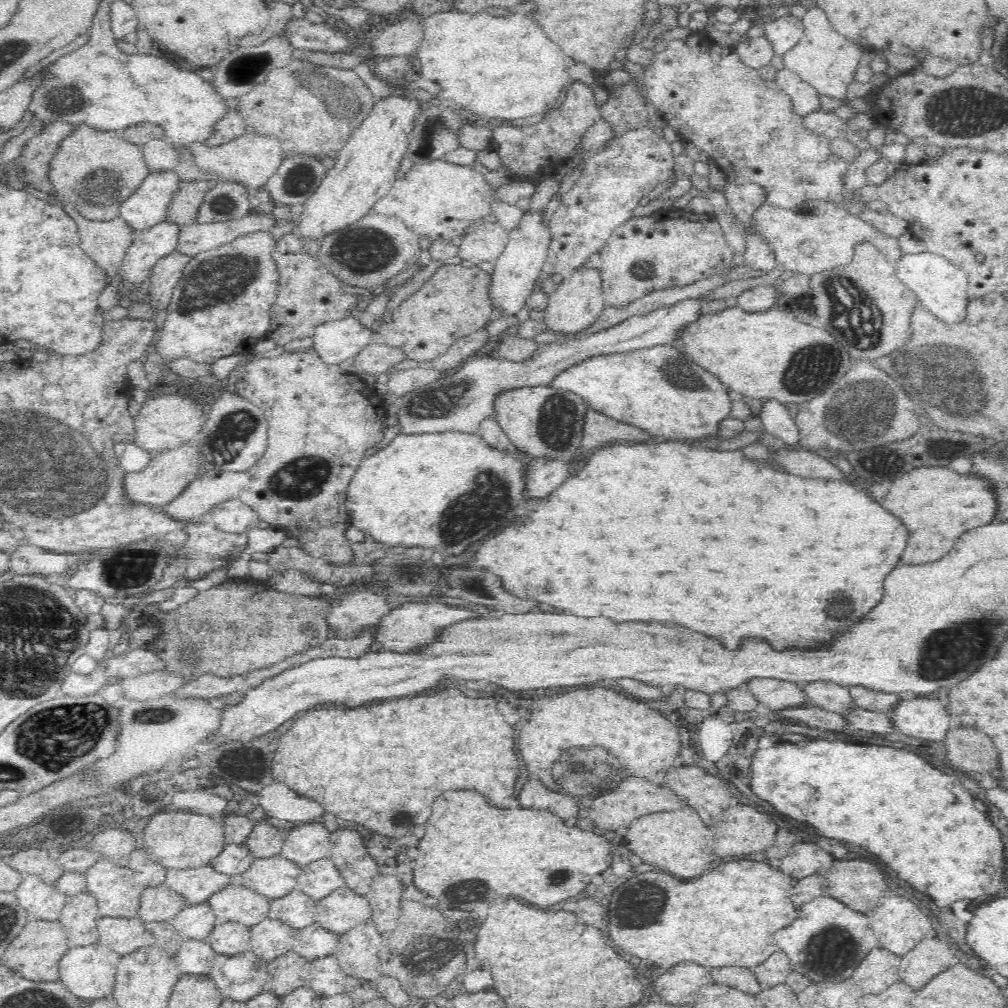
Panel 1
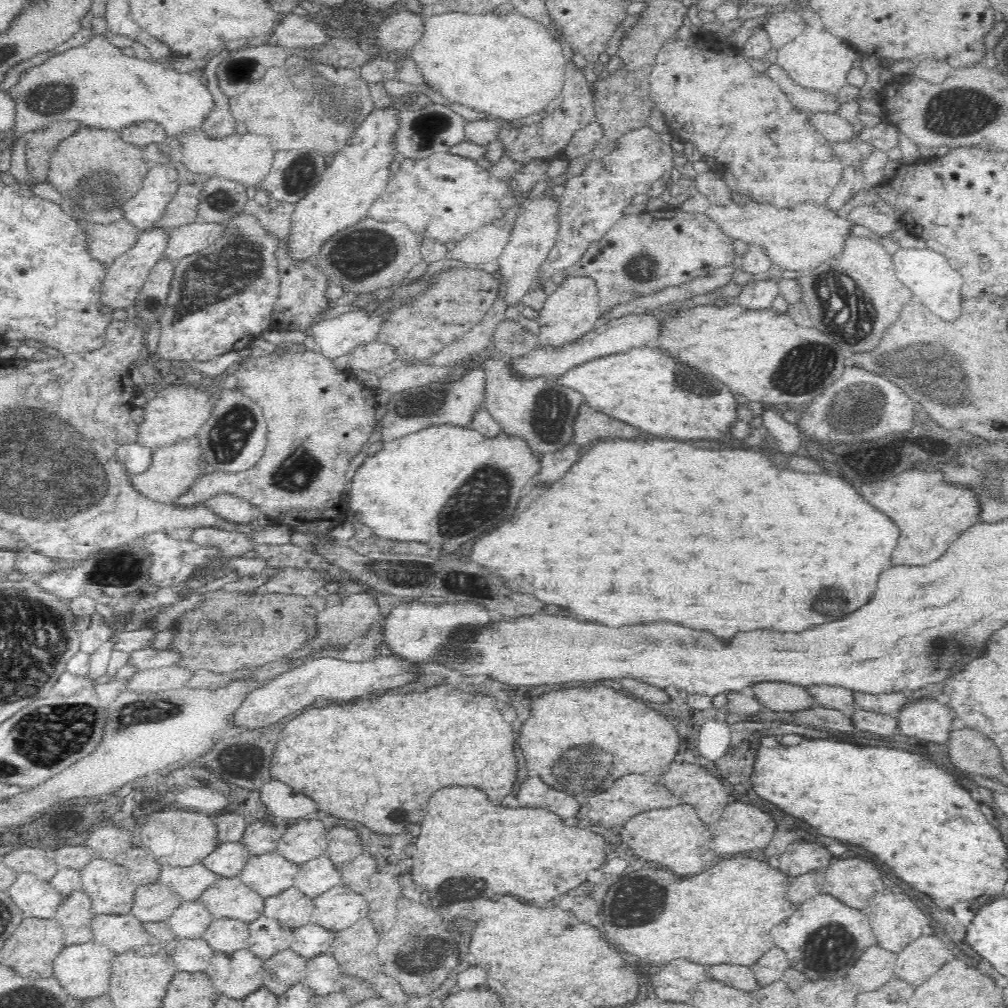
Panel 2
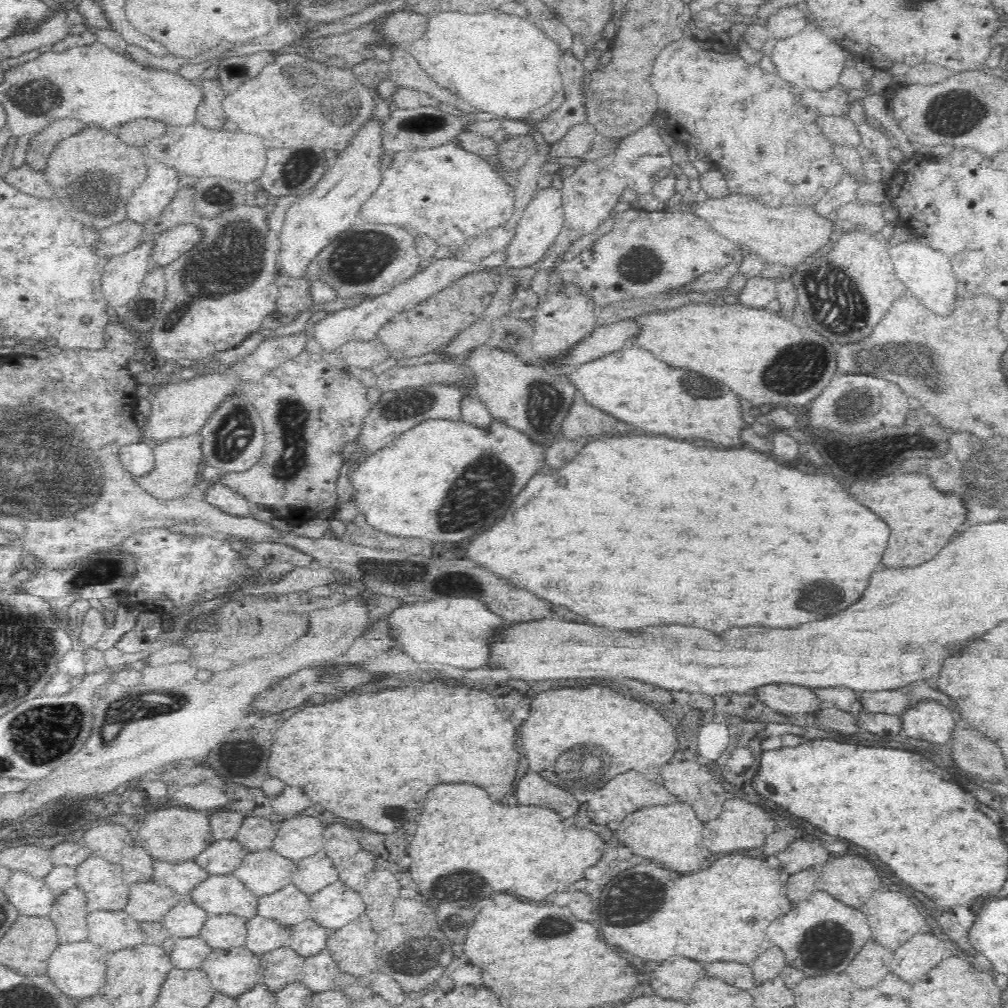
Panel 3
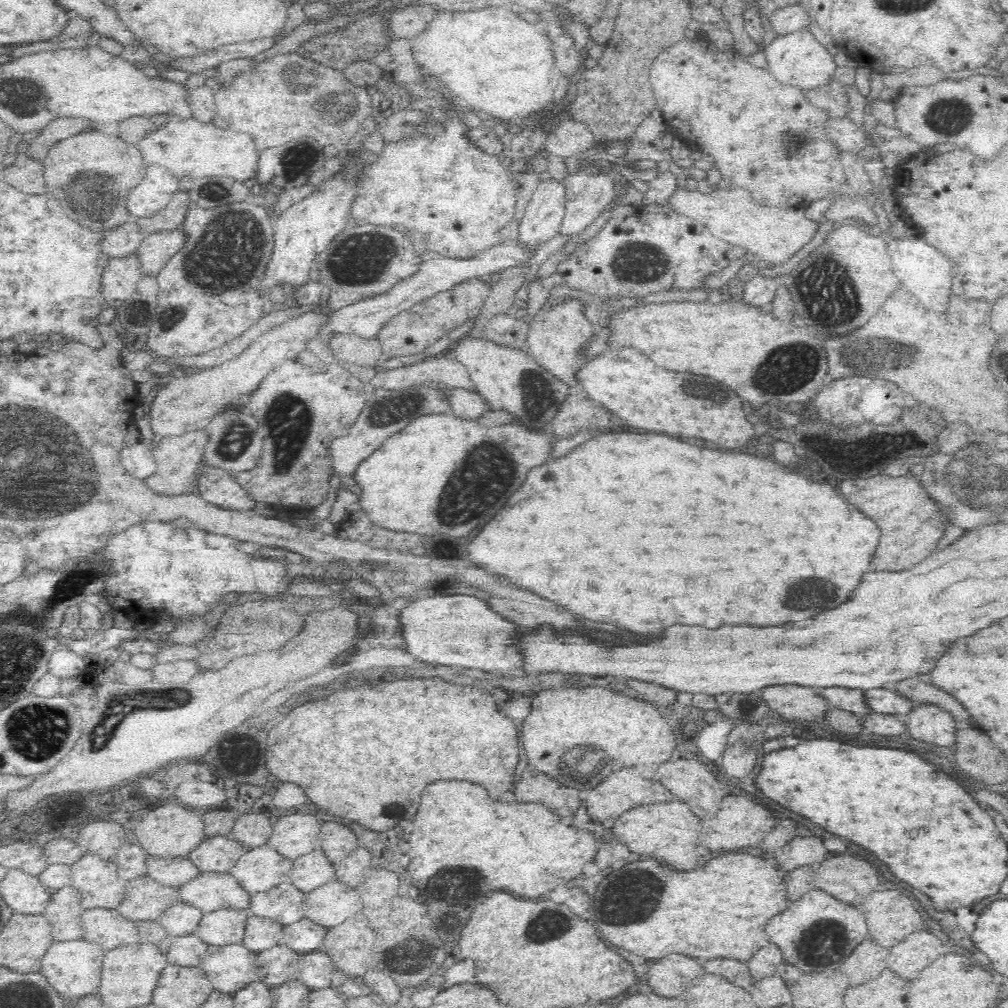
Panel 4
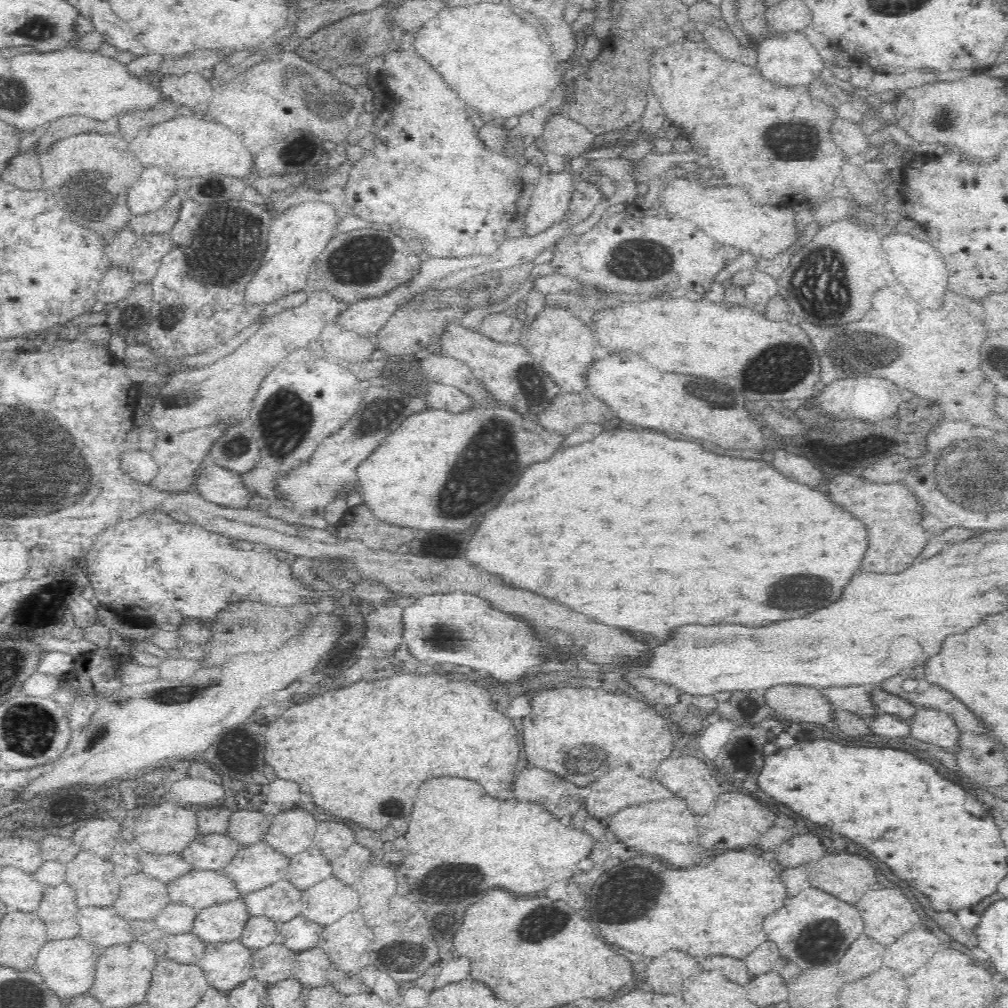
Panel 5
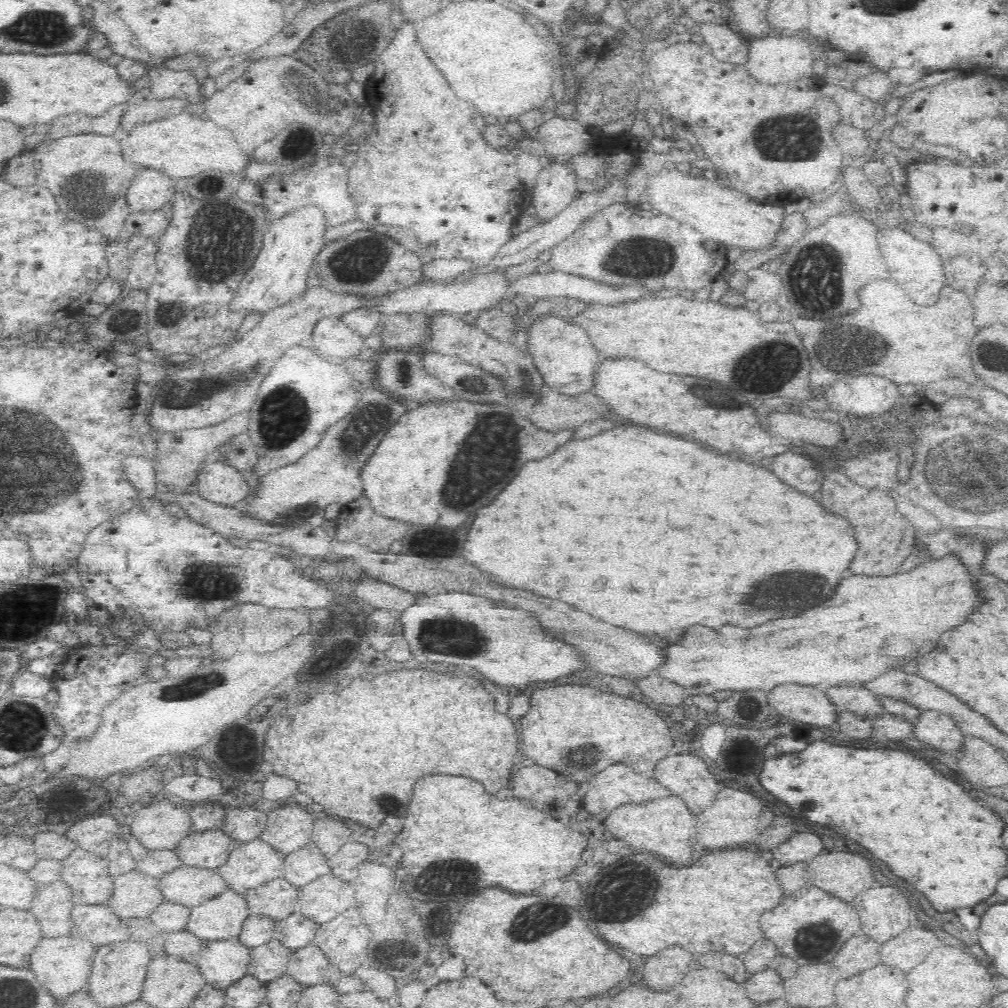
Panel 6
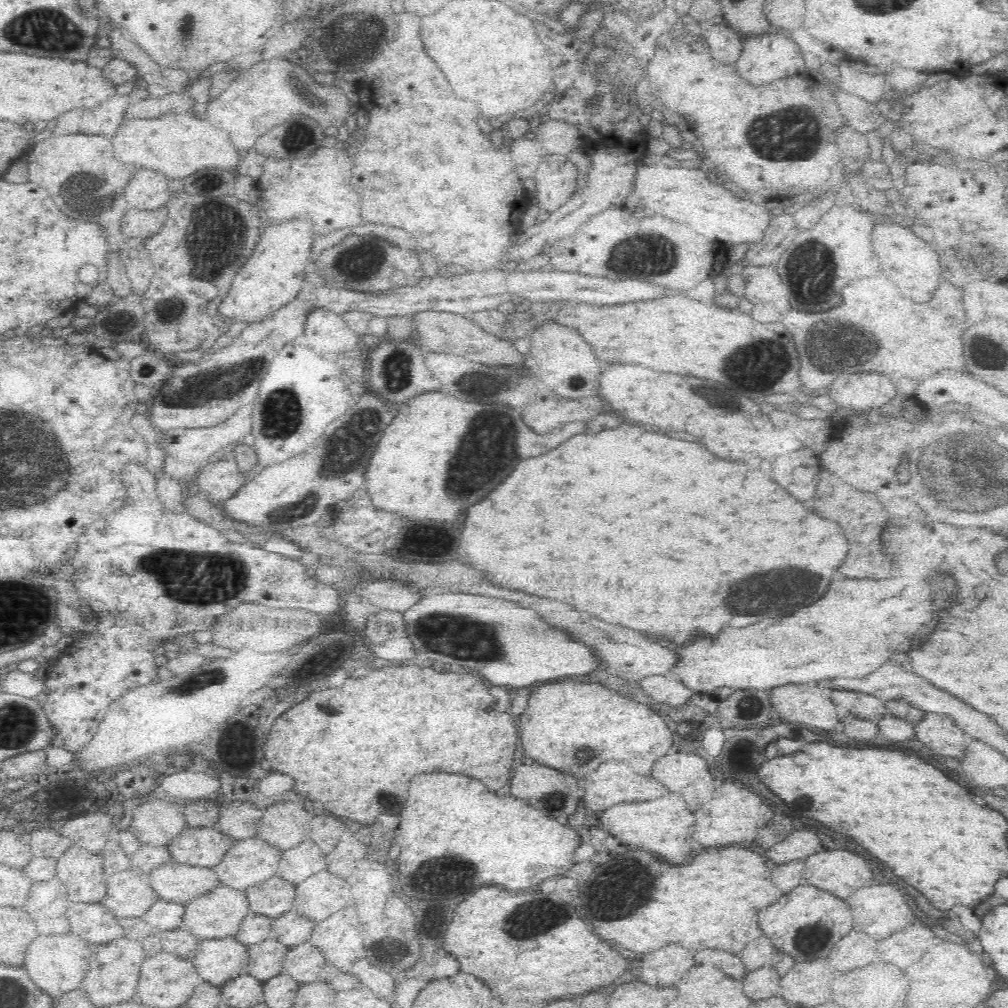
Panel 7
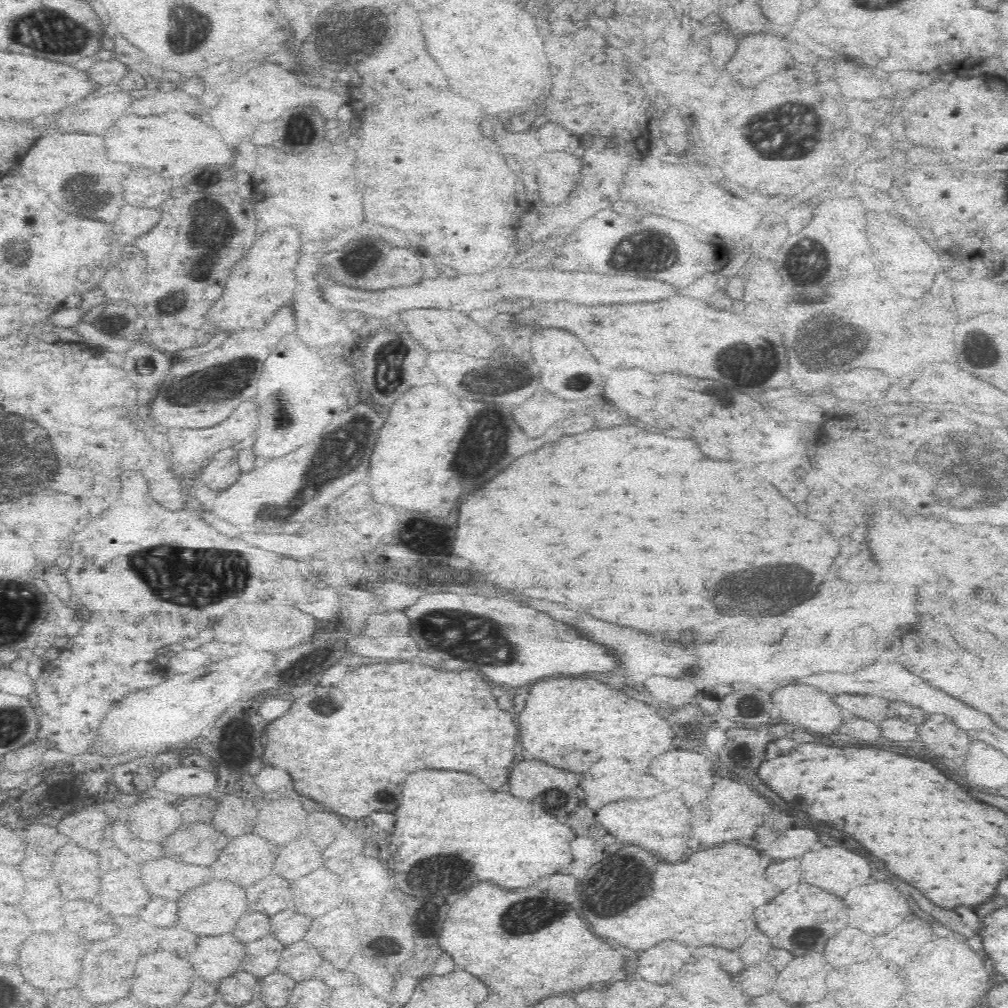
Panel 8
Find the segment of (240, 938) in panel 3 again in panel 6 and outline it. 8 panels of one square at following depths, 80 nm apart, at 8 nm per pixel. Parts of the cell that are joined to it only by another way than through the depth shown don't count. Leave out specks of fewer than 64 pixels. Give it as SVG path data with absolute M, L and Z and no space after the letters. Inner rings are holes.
M230 888L214 898L194 906L188 916L188 932L204 940L238 938L242 924L252 914L245 894L238 894Z

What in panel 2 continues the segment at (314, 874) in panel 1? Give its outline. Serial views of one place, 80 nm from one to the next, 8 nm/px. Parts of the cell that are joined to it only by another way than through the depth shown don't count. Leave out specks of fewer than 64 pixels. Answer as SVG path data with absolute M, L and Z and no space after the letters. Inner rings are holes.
M325 852L299 864L293 884L300 892L314 898L325 890L342 884L342 880L340 872Z

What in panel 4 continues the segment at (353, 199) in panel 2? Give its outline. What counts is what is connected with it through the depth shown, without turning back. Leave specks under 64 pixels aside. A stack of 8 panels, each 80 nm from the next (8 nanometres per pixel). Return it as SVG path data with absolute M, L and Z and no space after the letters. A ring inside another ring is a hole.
M348 176L346 182L330 180L330 192L328 188L322 190L322 186L318 189L318 193L294 204L276 218L274 250L264 270L264 278L258 282L258 288L256 288L258 296L270 294L270 290L278 286L294 286L294 288L304 286L308 281L310 270L316 266L316 256L330 246L334 234L338 234L346 224L348 204L352 206L354 202L352 198L356 198L352 178Z

